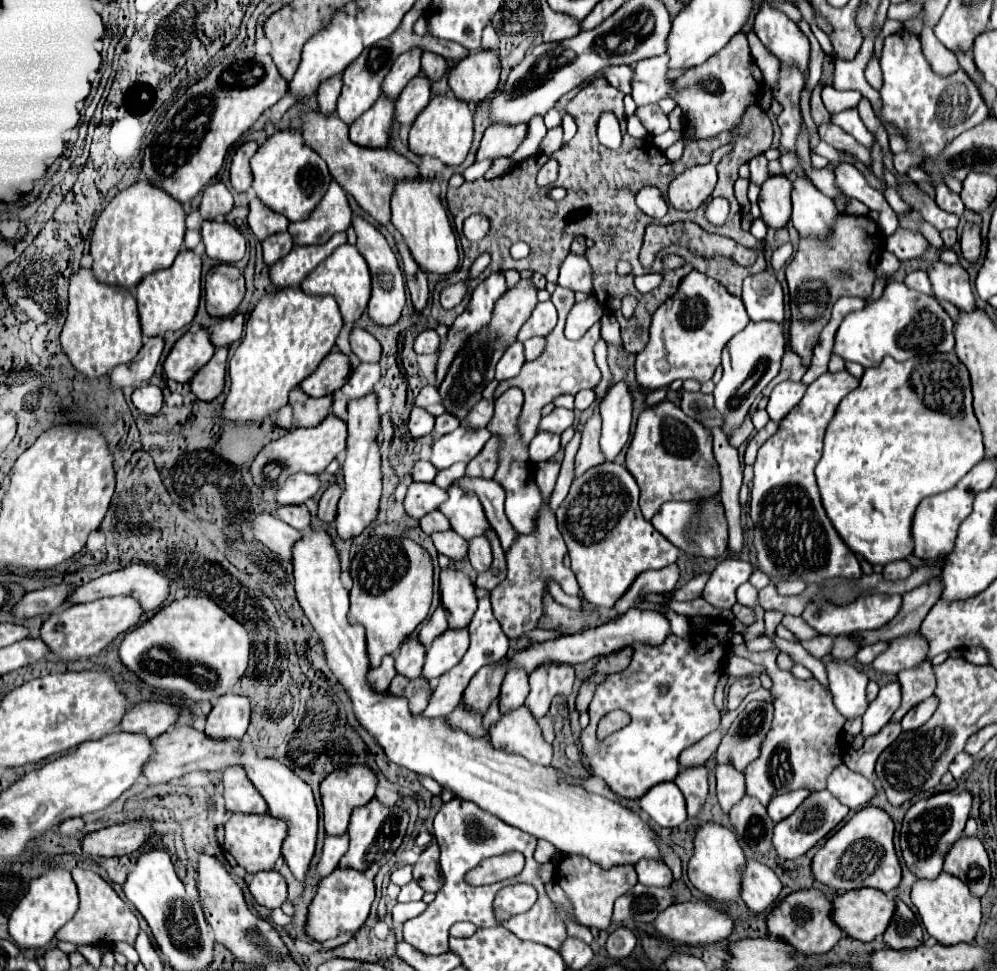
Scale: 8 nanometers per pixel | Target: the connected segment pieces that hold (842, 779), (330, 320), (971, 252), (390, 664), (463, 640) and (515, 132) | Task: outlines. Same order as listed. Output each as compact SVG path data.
M845 764L837 766L829 780L827 780L827 790L841 800L841 804L853 808L853 810L861 810L869 804L869 800L875 796L875 786L871 780L867 780L865 776L851 772Z
M299 286L265 294L249 314L245 336L229 362L233 384L225 400L223 418L261 422L283 408L287 394L331 352L341 328L343 318L333 296L309 296Z
M965 224L963 228L963 234L961 234L961 252L963 252L963 258L971 264L975 264L981 256L981 232L979 232L979 226L975 224Z
M385 656L381 666L367 674L367 680L369 680L369 686L373 688L373 692L387 692L387 688L391 684L391 680L395 678L395 674L397 672L395 672L393 656Z
M447 630L441 638L437 638L429 648L425 656L425 666L421 672L421 678L425 680L435 680L441 674L449 672L453 666L457 666L463 658L463 654L469 648L469 632L453 632Z
M493 124L491 128L487 128L481 140L477 160L495 160L501 156L511 156L525 140L525 136L527 124Z

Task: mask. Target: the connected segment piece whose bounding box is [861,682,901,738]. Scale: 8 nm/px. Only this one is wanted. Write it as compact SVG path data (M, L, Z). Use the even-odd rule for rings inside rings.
M889 682L885 686L881 686L879 696L869 704L867 712L863 714L863 736L869 738L875 732L881 730L881 726L885 726L893 712L899 708L901 704L901 684L897 682Z

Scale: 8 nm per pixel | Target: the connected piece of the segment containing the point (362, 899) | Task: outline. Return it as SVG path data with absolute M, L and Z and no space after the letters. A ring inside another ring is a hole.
M349 868L333 870L325 880L319 882L317 894L309 904L305 934L311 940L327 942L331 938L337 938L341 932L357 932L369 916L373 898L375 898L373 880L367 880L361 872L353 872Z

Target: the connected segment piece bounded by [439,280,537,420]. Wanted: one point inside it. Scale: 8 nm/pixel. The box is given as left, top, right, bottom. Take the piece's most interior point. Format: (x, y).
(474, 366)

